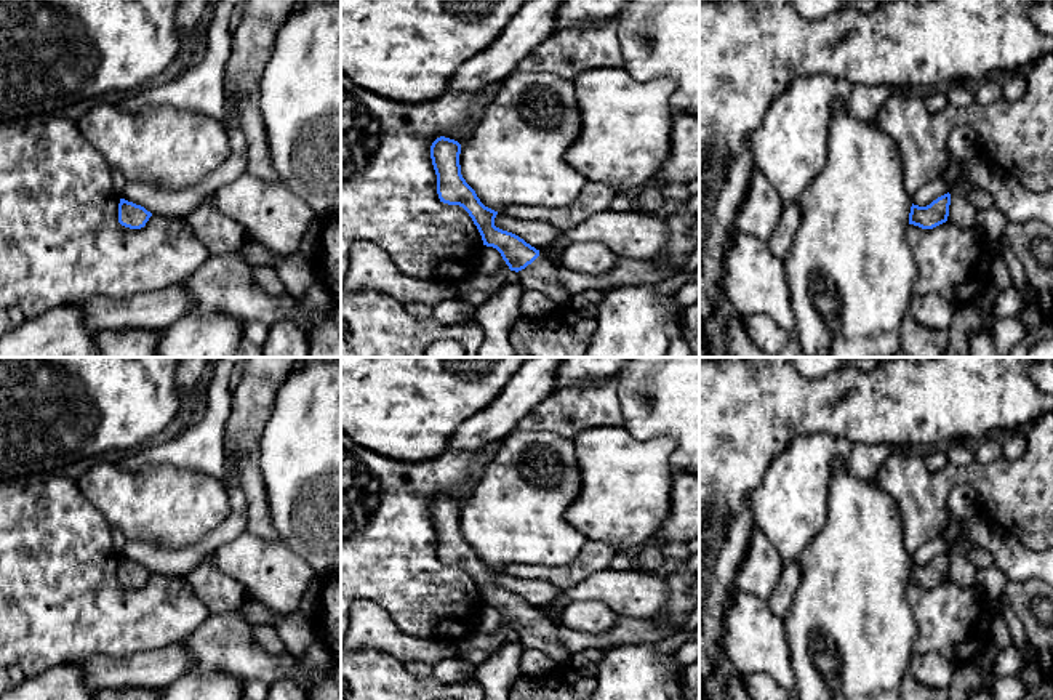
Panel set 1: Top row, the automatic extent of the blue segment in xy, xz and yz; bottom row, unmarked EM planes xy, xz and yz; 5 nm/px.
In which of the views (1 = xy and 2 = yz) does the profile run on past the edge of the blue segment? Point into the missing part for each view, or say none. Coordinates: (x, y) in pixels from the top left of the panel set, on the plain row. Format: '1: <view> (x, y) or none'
1: none
2: none

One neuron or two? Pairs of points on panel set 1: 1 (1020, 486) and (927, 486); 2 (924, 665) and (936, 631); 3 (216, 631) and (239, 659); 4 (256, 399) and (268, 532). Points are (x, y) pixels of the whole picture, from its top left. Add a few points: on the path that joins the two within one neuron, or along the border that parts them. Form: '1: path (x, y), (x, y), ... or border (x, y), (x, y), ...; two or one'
1: path (997, 484), (984, 478), (949, 478); one
2: border (912, 652), (941, 654), (956, 665); two
3: path (223, 638), (236, 652); one
4: path (247, 433), (248, 474), (256, 498); one

